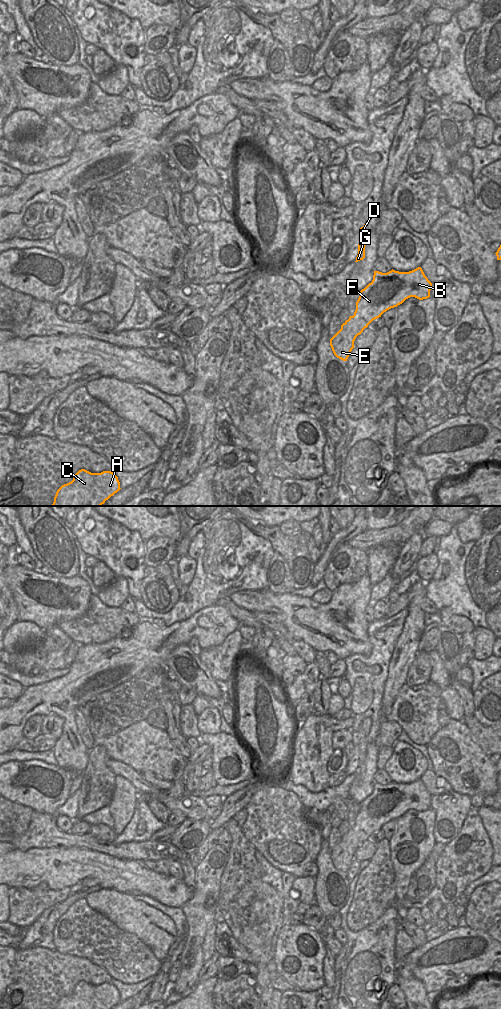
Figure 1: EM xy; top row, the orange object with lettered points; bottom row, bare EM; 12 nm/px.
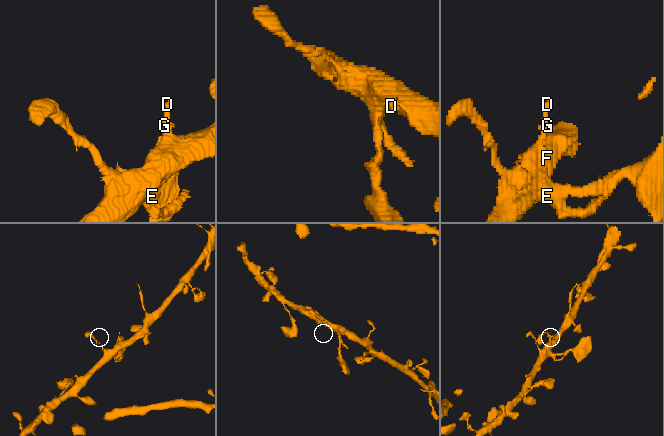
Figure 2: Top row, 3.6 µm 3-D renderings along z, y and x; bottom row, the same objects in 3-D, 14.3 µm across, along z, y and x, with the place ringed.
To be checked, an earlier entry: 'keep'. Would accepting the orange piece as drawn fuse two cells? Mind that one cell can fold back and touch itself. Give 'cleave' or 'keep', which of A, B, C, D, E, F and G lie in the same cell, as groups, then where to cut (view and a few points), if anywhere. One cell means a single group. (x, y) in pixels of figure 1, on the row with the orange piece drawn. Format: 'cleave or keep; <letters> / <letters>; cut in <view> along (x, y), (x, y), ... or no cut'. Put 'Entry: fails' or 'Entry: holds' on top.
Entry: holds
keep; A B C D E F G; no cut

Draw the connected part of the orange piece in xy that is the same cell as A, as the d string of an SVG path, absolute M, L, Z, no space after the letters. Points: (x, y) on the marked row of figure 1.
M81 469L71 482L57 490L52 506L101 506L120 489L113 472L91 473Z

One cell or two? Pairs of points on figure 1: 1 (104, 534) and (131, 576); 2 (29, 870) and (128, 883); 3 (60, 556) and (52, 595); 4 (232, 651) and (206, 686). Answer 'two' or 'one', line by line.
1: one
2: one
3: two
4: two

